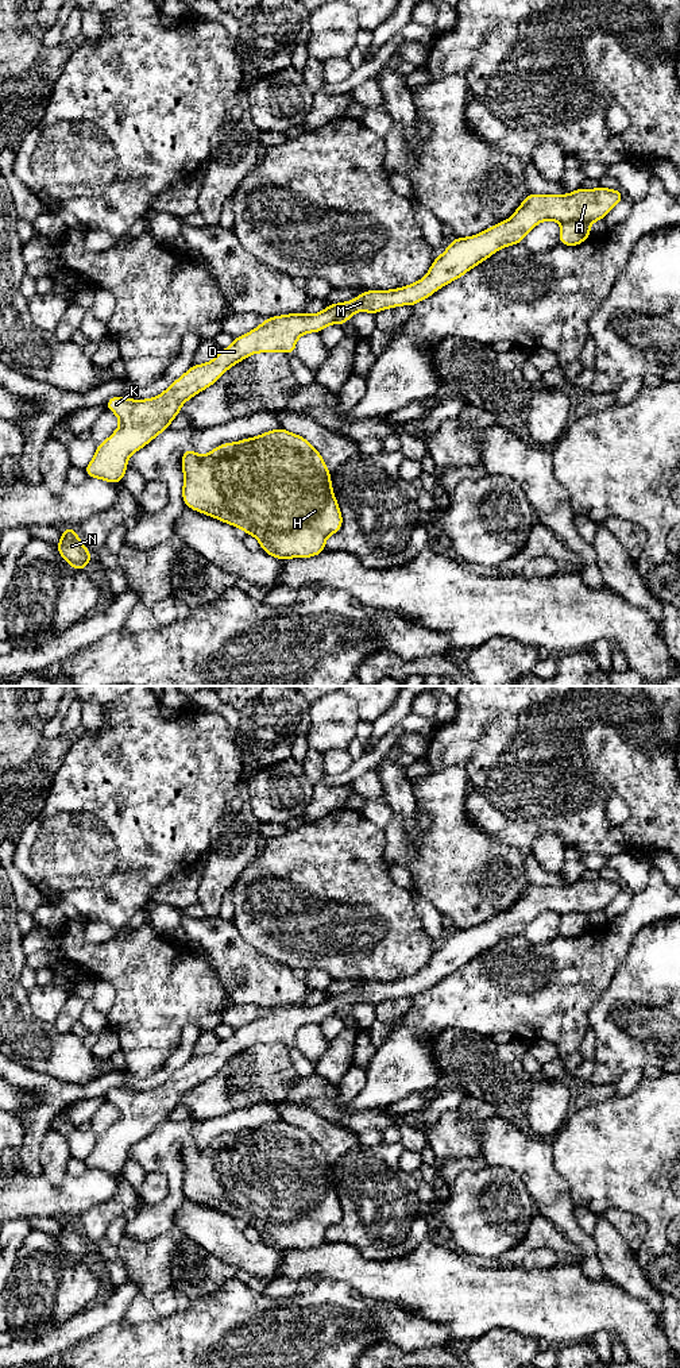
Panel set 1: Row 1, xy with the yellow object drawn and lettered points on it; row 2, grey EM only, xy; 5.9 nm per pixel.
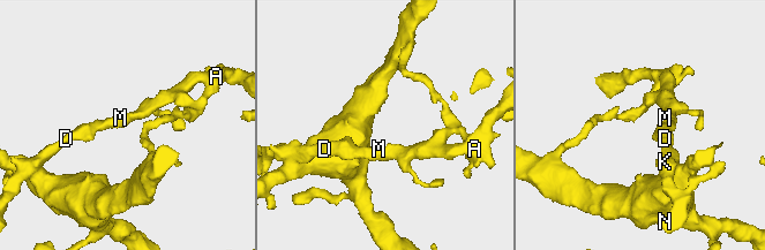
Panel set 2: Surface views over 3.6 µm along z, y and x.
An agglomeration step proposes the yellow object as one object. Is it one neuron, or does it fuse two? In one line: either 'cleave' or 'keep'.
cleave

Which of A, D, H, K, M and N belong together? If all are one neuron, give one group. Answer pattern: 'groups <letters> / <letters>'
groups A / D H K M N

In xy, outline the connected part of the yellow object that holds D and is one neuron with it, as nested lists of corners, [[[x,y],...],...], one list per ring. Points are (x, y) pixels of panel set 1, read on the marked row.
[[[398,289],[366,290],[356,298],[329,304],[317,315],[304,312],[266,319],[251,332],[233,339],[233,343],[204,365],[192,367],[162,394],[148,400],[130,400],[123,396],[107,400],[108,411],[120,420],[119,428],[97,444],[92,462],[84,469],[88,477],[112,483],[121,482],[128,458],[148,444],[181,412],[185,401],[212,386],[229,367],[256,352],[282,351],[293,355],[298,338],[308,332],[321,332],[331,324],[344,325],[355,312],[379,311],[401,305]]]

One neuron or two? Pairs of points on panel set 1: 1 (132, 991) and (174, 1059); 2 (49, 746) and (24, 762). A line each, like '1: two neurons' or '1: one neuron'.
1: two neurons
2: one neuron

